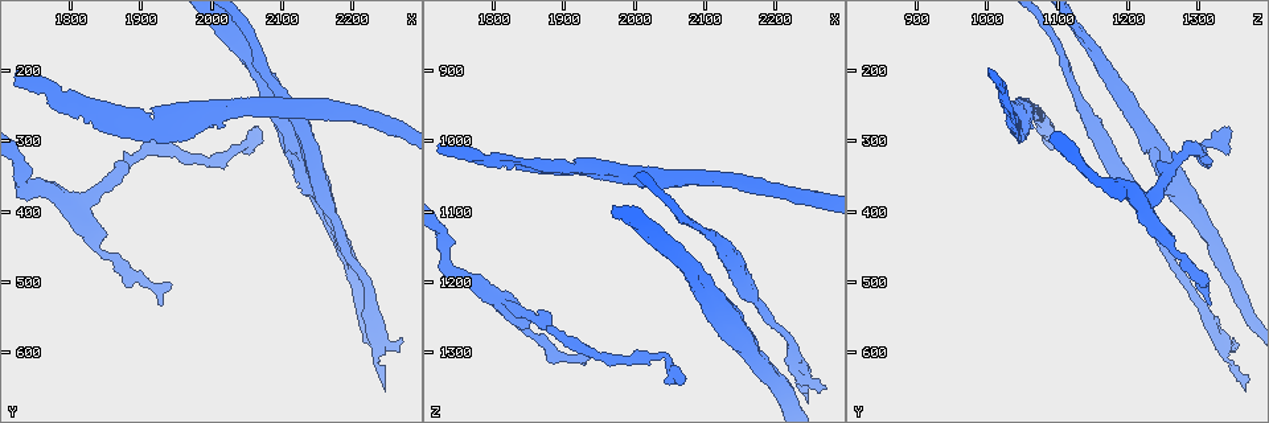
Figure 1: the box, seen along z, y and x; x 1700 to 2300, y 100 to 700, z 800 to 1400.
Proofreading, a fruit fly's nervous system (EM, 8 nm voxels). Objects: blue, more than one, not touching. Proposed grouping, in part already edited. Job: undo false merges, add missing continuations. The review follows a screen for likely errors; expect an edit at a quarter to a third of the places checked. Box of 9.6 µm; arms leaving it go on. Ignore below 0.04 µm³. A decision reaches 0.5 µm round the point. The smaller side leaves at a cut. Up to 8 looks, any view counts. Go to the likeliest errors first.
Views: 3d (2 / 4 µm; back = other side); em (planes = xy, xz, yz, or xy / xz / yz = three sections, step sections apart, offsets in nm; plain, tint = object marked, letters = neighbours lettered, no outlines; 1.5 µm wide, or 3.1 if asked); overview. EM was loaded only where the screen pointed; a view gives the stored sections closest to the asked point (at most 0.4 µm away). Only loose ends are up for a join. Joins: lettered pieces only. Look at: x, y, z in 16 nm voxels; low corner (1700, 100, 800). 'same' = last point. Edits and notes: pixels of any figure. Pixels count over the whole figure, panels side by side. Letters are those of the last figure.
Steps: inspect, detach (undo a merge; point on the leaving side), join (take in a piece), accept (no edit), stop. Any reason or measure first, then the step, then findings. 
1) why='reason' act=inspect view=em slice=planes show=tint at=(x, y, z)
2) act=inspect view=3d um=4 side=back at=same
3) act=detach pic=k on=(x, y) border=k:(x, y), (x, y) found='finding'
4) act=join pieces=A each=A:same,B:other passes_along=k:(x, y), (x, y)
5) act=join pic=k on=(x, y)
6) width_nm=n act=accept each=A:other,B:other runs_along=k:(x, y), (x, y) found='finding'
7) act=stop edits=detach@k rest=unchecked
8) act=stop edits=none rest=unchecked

why='branch stops here' act=inspect view=em slice=xz step=4 show=tint at=(2060, 280, 1345)

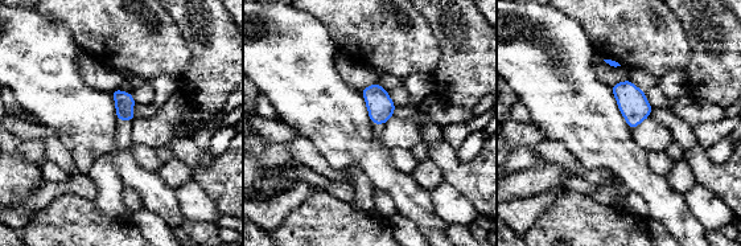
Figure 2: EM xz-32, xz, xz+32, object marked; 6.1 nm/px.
act=inspect view=em slice=planes show=letters at=same

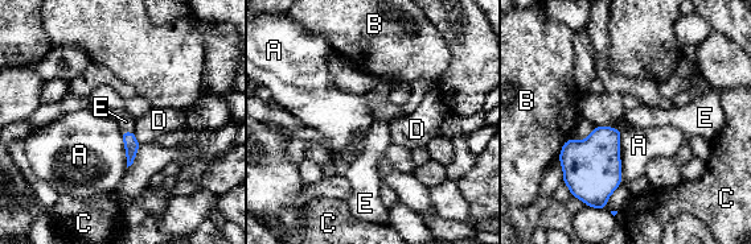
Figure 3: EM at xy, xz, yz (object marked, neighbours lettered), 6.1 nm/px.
act=join pieces=E each=A:other,B:other,C:other,D:other,E:same passes_along=3:(131, 144), (127, 132), (126, 122) found='the cell continues'

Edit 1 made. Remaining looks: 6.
act=inspect view=overview

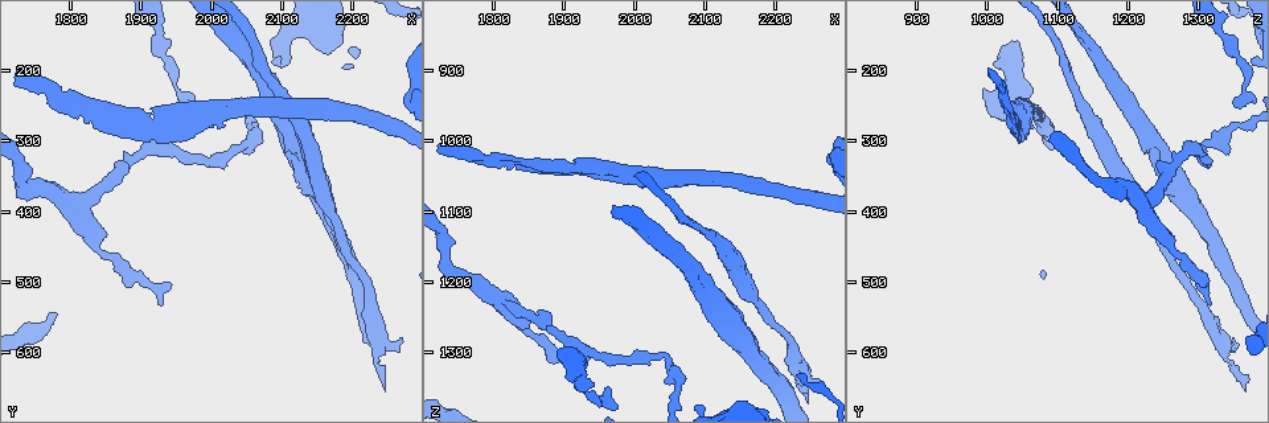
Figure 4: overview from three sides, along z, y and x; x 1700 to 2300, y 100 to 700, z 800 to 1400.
why='long arm stops here' act=inspect view=3d um=4 at=(1925, 535, 1315)

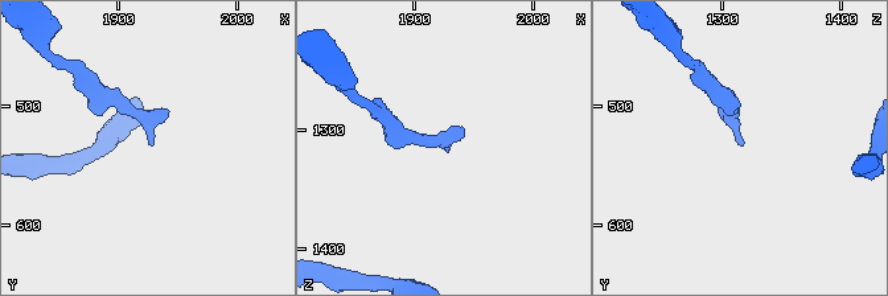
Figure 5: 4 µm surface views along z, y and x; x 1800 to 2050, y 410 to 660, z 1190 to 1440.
why='now the EM' act=inspect view=em slice=planes show=letters at=(1928, 536, 1320)

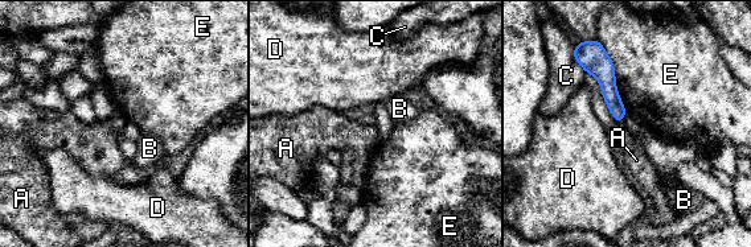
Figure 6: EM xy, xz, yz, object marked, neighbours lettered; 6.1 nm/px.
act=accept each=A:other,B:other,C:other,D:other,E:other runs_along=6:(602, 53), (602, 69), (619, 118) found='no lettered piece goes on from it'

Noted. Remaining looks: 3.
why='sudden change in width' act=inspect view=3d um=4 side=back at=(2240, 580, 1330)

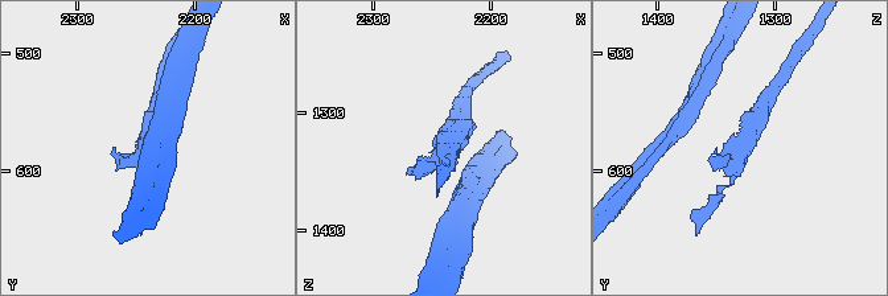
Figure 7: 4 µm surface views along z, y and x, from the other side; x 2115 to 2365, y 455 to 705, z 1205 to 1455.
why='now the EM' act=inspect view=em slice=yz step=4 show=tint at=(2240, 582, 1328)

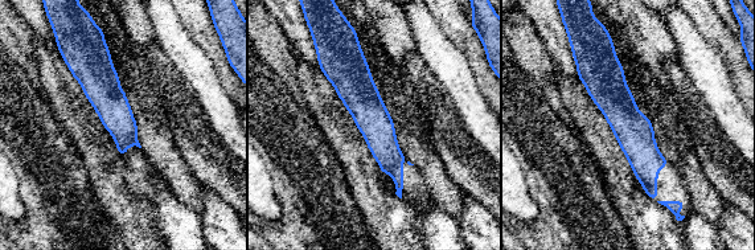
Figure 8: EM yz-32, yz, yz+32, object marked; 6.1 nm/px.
act=inspect view=em slice=planes show=letters at=same

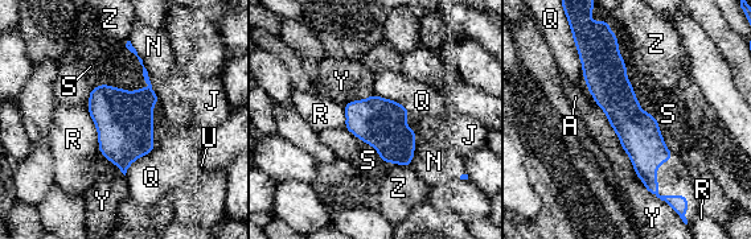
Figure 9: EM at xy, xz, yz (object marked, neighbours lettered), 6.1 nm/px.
width_nm=260 longest_contact=Y:750nm act=accept each=A:other,J:other,N:other,Q:other,R:other,S:other,U:other,Y:other,Z:other found='one cell here'

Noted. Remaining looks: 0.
act=stop edits=join@3 rest=unchecked

